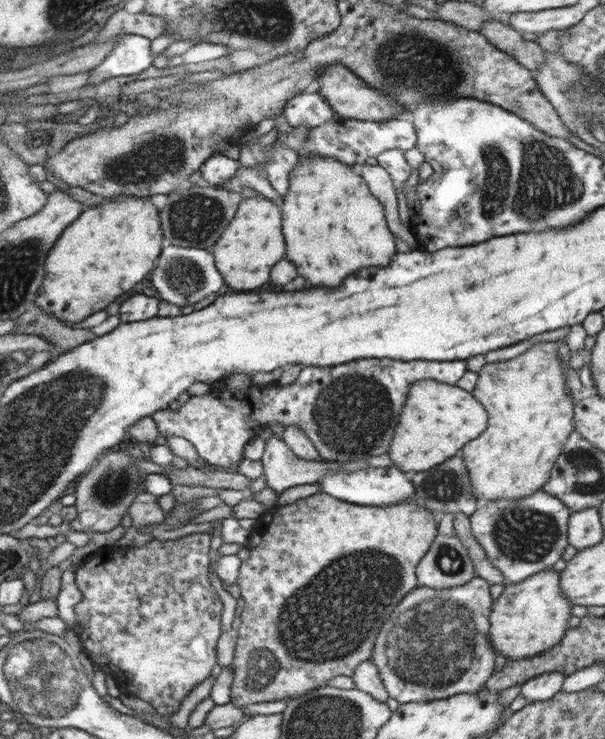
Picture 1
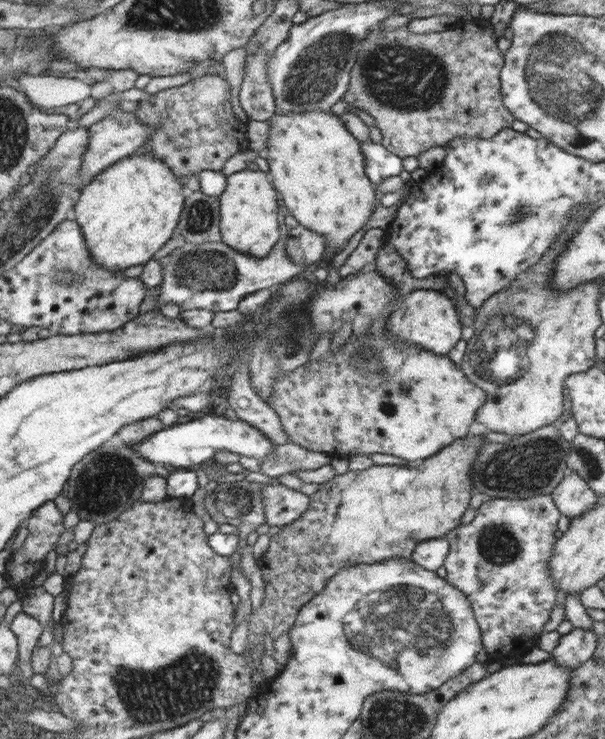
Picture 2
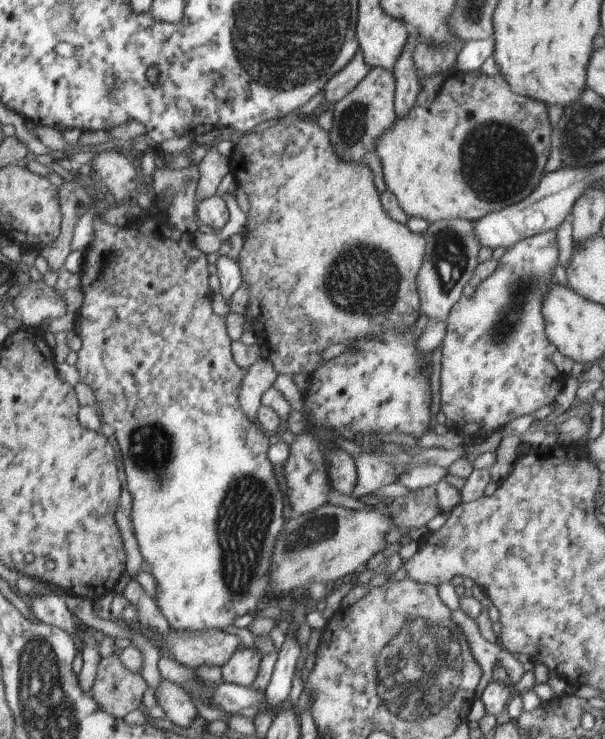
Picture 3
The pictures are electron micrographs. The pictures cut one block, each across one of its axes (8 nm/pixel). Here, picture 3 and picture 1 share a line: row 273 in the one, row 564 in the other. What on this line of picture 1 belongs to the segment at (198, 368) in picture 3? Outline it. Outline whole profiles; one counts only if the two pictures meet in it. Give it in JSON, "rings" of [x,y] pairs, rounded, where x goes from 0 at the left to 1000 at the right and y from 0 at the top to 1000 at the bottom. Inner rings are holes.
{"rings":[[[316,721],[289,731],[264,732],[253,729],[231,740],[179,742],[159,750],[155,755],[145,754],[129,770],[127,788],[140,806],[139,813],[129,820],[131,840],[126,851],[140,871],[144,884],[152,896],[162,897],[167,904],[185,913],[195,923],[205,940],[225,940],[240,946],[264,968],[286,968],[304,958],[304,947],[337,926],[337,920],[350,920],[350,909],[364,904],[360,899],[360,869],[370,858],[370,806],[357,801],[357,785],[350,785],[350,760],[357,744],[350,743],[350,724],[344,721]]]}

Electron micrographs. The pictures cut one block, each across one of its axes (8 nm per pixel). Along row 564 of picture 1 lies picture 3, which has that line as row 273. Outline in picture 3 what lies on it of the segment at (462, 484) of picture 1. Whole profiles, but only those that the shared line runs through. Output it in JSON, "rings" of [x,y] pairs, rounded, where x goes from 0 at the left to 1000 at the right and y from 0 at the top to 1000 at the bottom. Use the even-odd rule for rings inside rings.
{"rings":[[[486,150],[453,165],[445,165],[430,175],[413,177],[413,181],[407,180],[385,198],[380,214],[380,229],[392,245],[392,252],[410,263],[413,273],[402,313],[402,334],[390,352],[402,382],[410,384],[412,410],[403,425],[413,445],[438,475],[440,484],[451,491],[460,507],[486,509],[504,505],[512,509],[536,491],[529,478],[549,465],[590,465],[595,456],[626,453],[628,447],[648,445],[648,441],[681,441],[681,436],[688,436],[691,425],[696,425],[696,411],[691,409],[693,390],[688,390],[688,368],[693,368],[704,349],[706,323],[694,315],[681,314],[673,303],[661,303],[651,295],[645,298],[645,290],[633,281],[633,276],[628,276],[625,260],[618,254],[617,230],[602,221],[564,215],[544,181],[545,179],[532,176],[526,165],[516,162],[512,156]]]}

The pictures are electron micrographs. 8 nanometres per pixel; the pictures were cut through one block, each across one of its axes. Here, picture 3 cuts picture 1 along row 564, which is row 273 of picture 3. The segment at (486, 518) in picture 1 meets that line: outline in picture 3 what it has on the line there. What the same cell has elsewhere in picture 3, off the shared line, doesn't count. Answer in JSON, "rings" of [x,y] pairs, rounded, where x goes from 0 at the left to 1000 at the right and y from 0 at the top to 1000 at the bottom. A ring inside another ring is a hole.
{"rings":[[[907,311],[898,314],[860,327],[855,327],[848,334],[828,348],[825,361],[805,376],[797,380],[797,384],[777,399],[764,399],[757,409],[744,418],[739,433],[739,448],[732,457],[731,465],[731,486],[729,486],[729,521],[727,521],[727,541],[729,556],[734,558],[737,566],[749,571],[750,582],[762,585],[762,587],[777,597],[797,597],[810,591],[813,586],[828,583],[831,578],[845,568],[876,560],[902,547],[912,547],[919,541],[919,536],[926,533],[929,522],[932,522],[932,512],[929,506],[919,501],[919,495],[912,493],[912,479],[919,476],[919,467],[906,460],[901,451],[901,436],[898,432],[896,414],[898,401],[904,399],[912,379],[912,368],[916,360],[922,355],[922,336],[919,336],[919,313]]]}

